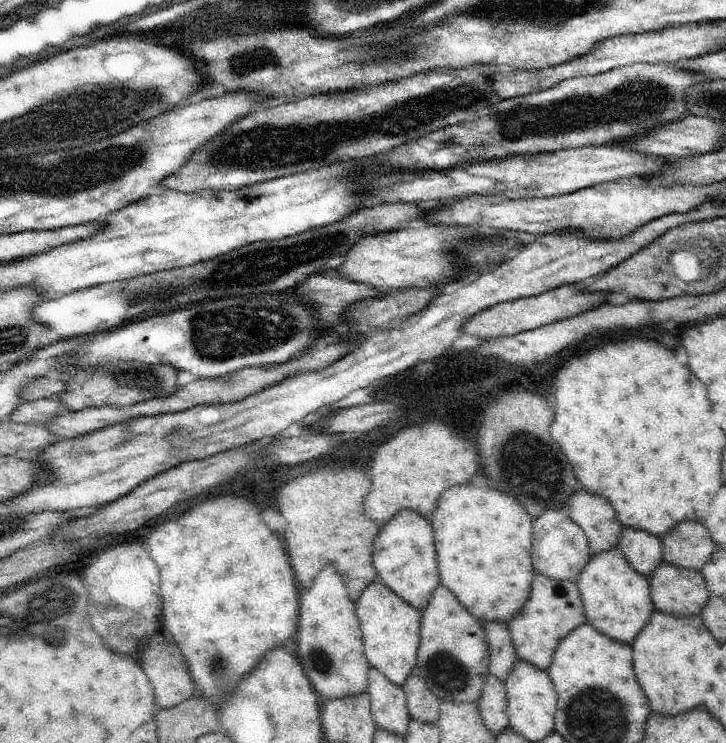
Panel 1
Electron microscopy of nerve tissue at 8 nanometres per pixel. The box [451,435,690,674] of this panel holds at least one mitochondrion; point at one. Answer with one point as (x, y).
(560, 590)

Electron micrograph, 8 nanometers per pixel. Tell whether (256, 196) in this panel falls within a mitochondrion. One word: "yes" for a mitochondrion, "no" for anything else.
yes

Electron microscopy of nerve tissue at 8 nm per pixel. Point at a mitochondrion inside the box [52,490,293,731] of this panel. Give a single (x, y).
(218, 667)

